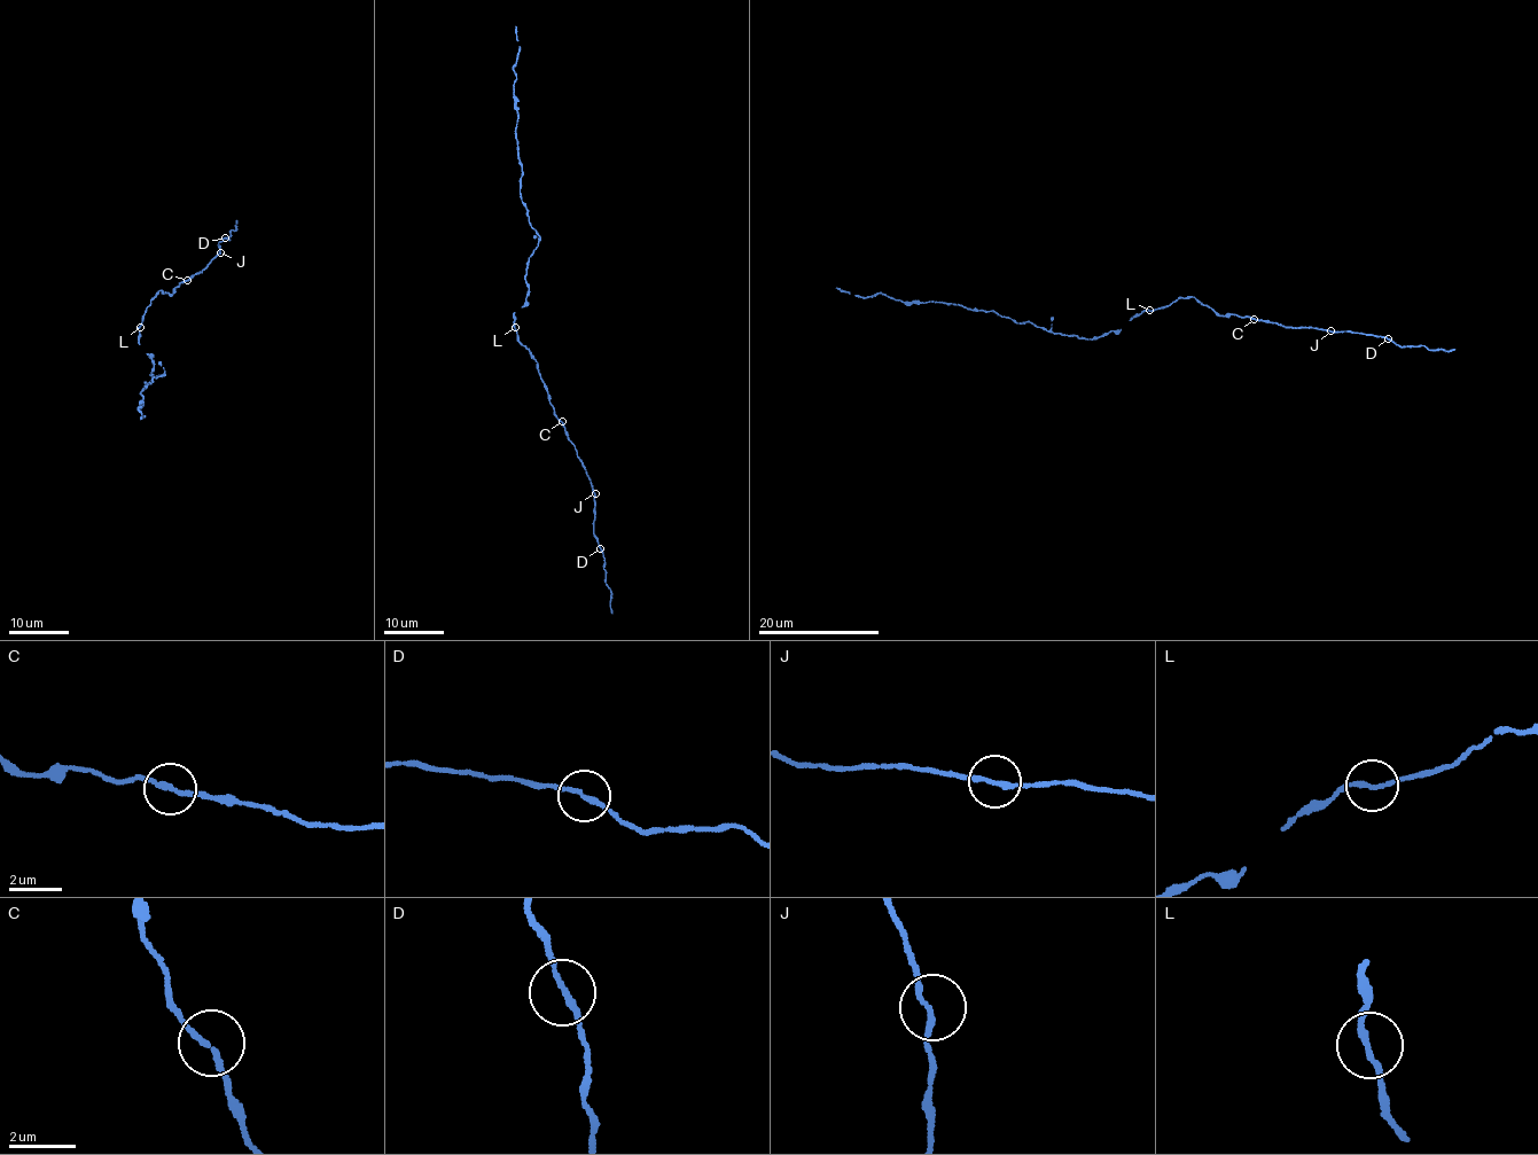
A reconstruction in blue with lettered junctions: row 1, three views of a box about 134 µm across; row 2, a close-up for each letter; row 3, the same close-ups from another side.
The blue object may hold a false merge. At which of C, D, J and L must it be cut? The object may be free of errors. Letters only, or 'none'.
none

